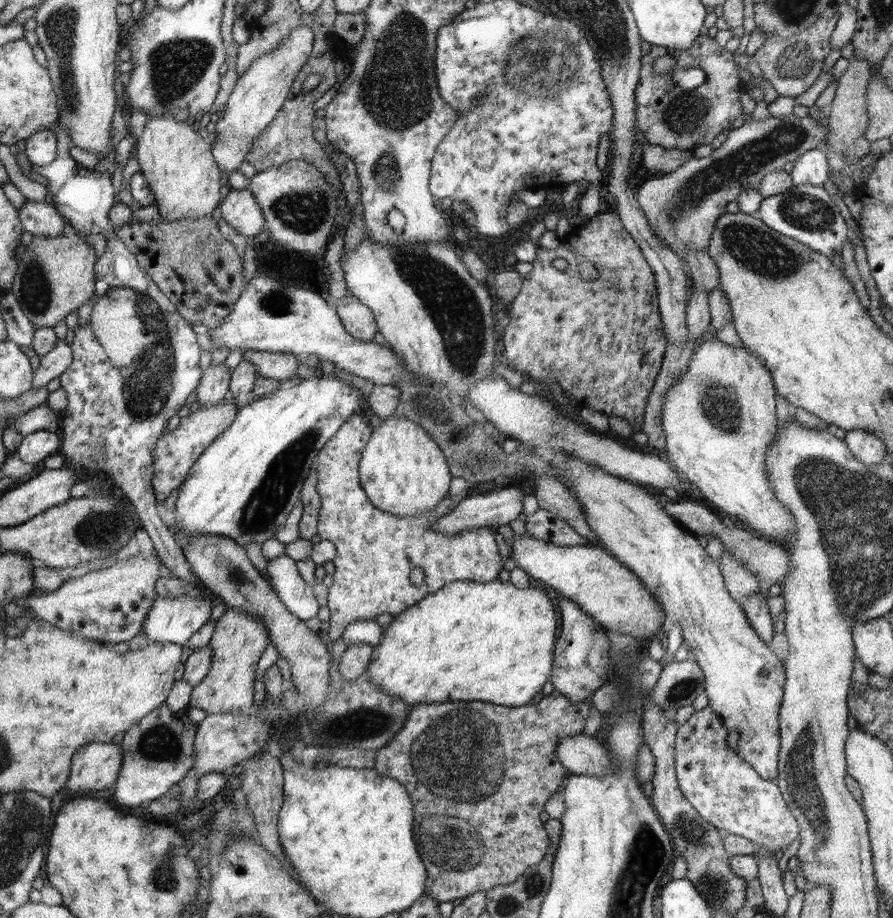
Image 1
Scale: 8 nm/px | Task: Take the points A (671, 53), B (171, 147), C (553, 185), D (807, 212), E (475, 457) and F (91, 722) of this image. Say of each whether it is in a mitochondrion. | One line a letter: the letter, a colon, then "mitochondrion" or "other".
A: other
B: other
C: other
D: mitochondrion
E: mitochondrion
F: other

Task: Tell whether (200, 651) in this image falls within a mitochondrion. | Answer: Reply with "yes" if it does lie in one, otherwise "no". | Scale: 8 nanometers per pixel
no

